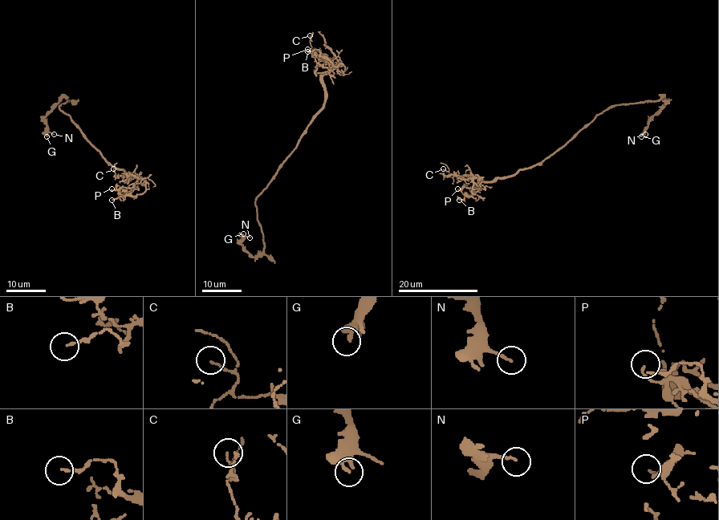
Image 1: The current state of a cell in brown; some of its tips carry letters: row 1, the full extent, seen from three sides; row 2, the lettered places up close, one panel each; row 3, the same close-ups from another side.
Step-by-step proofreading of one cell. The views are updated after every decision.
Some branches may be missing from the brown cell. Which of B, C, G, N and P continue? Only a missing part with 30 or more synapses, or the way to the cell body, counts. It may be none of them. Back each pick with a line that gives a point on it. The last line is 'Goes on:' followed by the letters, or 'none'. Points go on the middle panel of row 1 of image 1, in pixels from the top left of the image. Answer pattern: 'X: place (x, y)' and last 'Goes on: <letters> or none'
Goes on: none

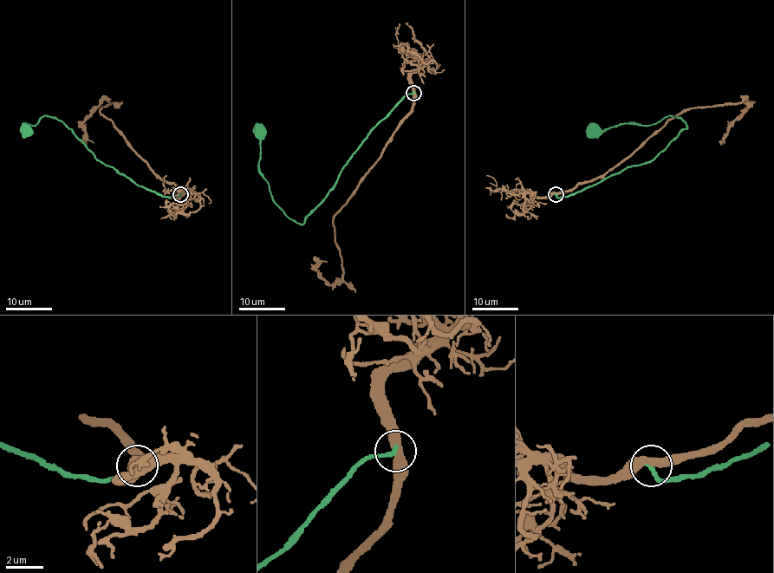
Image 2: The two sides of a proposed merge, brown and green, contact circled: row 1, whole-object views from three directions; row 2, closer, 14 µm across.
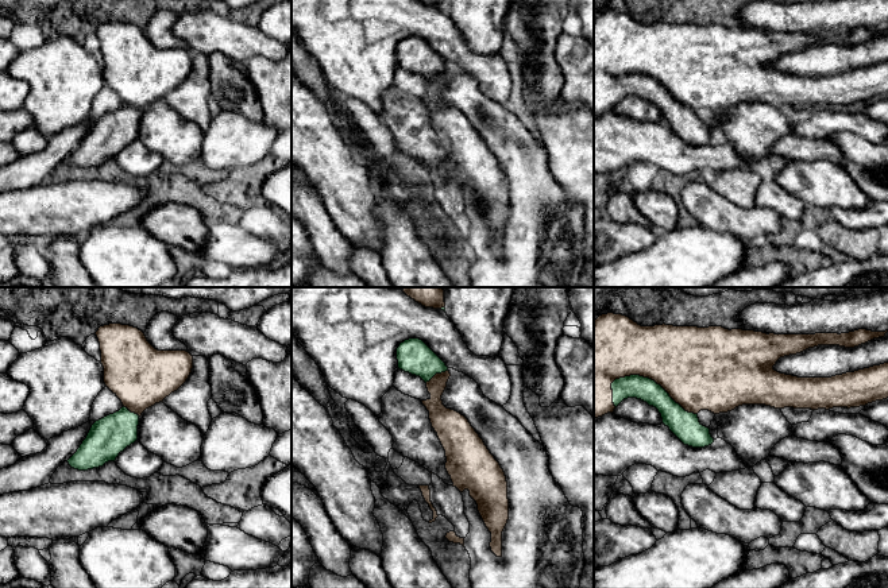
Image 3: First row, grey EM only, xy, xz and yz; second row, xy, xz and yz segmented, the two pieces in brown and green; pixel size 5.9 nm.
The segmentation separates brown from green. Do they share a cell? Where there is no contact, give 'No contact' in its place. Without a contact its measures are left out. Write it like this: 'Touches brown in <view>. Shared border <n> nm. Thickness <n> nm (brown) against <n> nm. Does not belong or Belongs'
Touches brown in yz. Shared border 550 nm. Thickness 460 nm (brown) against 150 nm. Belongs

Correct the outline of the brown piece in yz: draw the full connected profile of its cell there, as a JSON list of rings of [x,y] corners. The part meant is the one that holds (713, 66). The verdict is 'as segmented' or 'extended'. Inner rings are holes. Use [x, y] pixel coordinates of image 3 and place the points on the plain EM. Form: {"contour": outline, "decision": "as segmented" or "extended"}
{"contour": [[[607,11],[594,19],[594,116],[613,111],[628,96],[637,96],[659,108],[663,121],[684,142],[704,146],[714,140],[710,127],[699,120],[698,111],[709,108],[714,112],[727,111],[742,102],[765,102],[775,107],[833,107],[860,105],[888,96],[888,61],[846,70],[831,76],[798,76],[780,71],[773,63],[780,55],[800,51],[818,43],[839,43],[854,46],[885,30],[858,27],[849,31],[775,32],[722,24],[641,24],[622,12]]], "decision": "extended"}

